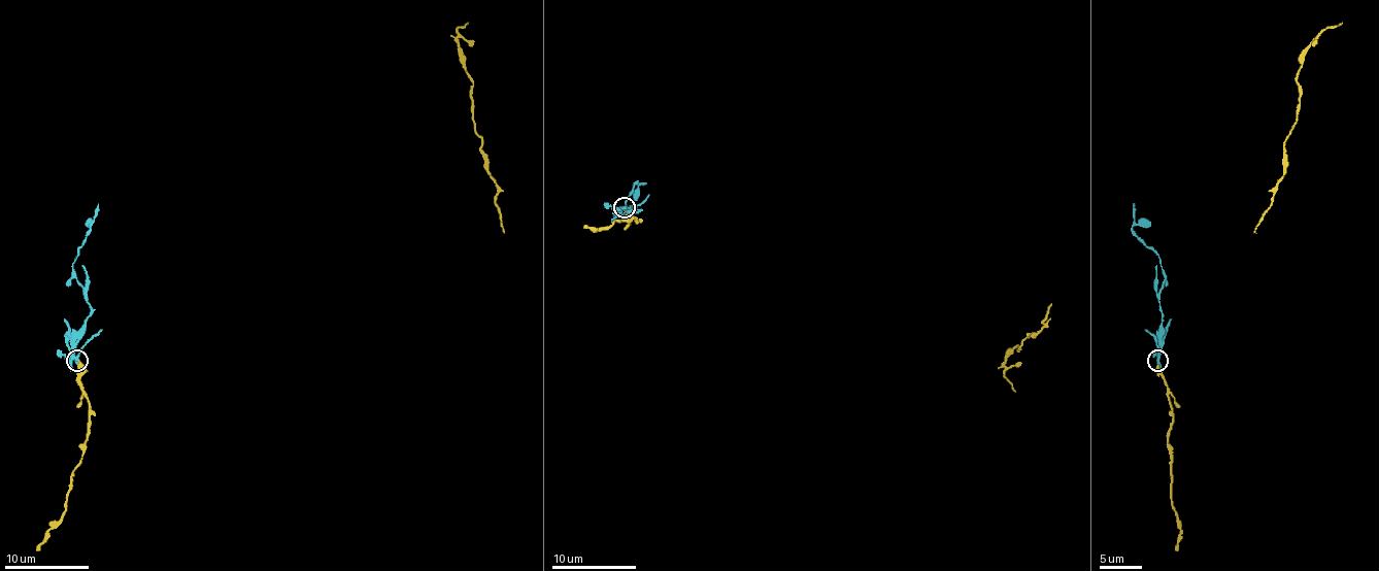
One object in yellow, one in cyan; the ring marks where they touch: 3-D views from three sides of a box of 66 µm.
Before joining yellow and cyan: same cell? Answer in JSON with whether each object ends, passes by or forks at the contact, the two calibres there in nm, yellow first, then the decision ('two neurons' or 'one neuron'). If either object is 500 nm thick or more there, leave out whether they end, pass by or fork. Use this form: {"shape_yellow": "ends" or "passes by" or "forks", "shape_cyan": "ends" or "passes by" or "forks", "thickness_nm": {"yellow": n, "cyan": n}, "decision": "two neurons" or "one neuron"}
{"shape_yellow": "ends", "shape_cyan": "forks", "thickness_nm": {"yellow": 240, "cyan": 170}, "decision": "two neurons"}

